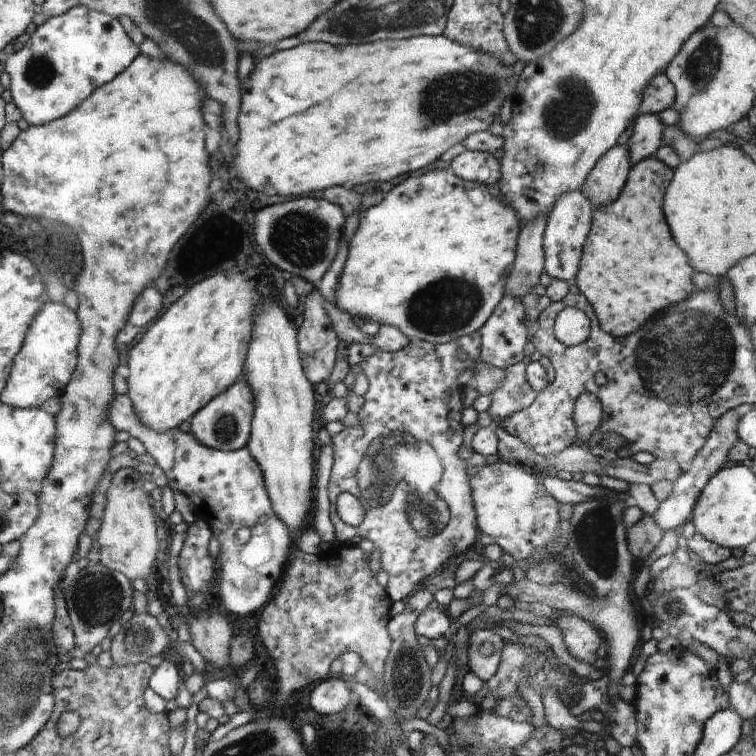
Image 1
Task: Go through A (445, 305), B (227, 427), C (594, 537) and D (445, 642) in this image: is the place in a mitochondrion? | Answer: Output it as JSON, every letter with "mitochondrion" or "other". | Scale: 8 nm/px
{"A":"mitochondrion","B":"mitochondrion","C":"mitochondrion","D":"other"}

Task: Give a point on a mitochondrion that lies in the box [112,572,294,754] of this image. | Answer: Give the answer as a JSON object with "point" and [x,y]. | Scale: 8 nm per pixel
{"point":[139,638]}

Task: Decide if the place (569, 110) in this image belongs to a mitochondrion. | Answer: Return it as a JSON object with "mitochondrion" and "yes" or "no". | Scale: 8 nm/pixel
{"mitochondrion":"yes"}

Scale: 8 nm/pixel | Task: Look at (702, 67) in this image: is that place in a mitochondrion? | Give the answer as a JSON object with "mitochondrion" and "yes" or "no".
{"mitochondrion":"yes"}

